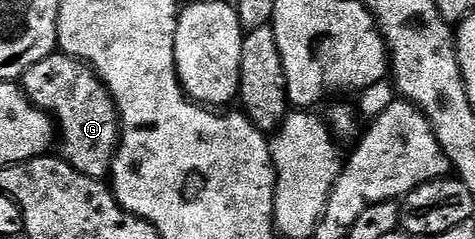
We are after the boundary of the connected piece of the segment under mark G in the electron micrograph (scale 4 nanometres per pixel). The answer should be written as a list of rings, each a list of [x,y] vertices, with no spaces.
[[[55,52],[44,56],[40,64],[32,64],[32,68],[23,72],[20,85],[28,101],[54,119],[60,146],[62,142],[60,156],[68,165],[76,168],[76,172],[84,172],[84,176],[105,179],[113,171],[118,143],[122,141],[122,121],[118,119],[114,97],[110,95],[98,73],[79,58],[73,58],[71,54]]]

